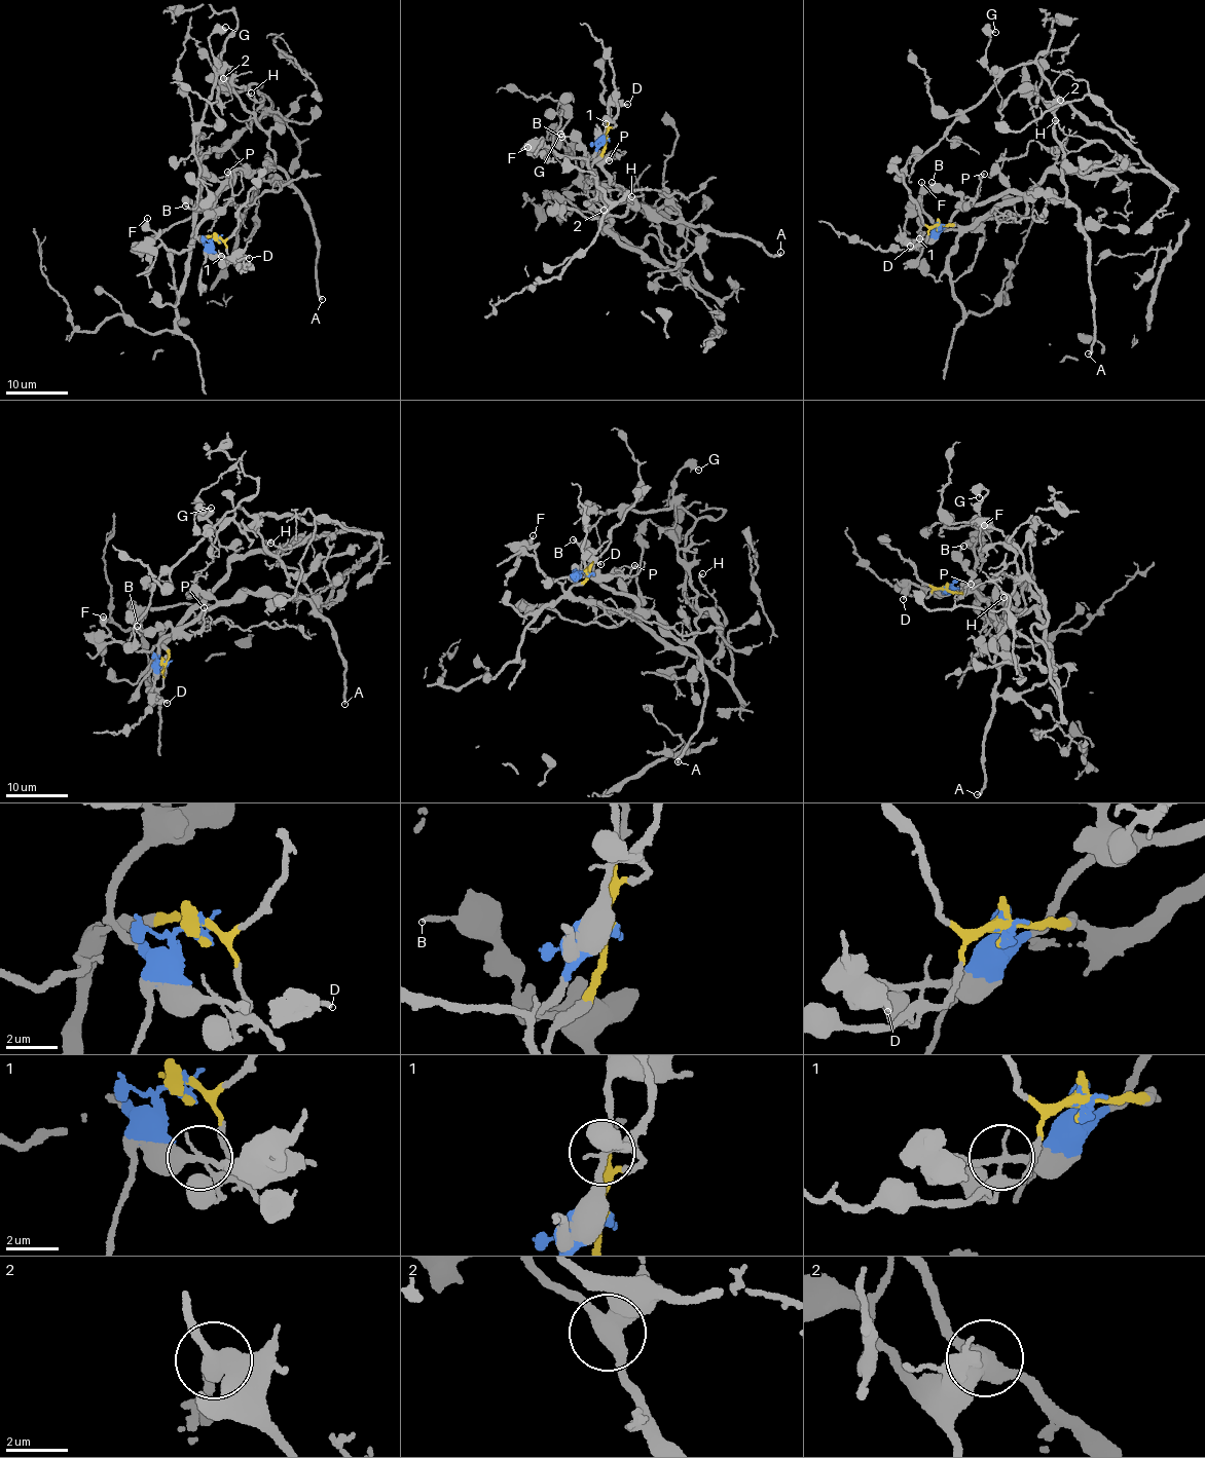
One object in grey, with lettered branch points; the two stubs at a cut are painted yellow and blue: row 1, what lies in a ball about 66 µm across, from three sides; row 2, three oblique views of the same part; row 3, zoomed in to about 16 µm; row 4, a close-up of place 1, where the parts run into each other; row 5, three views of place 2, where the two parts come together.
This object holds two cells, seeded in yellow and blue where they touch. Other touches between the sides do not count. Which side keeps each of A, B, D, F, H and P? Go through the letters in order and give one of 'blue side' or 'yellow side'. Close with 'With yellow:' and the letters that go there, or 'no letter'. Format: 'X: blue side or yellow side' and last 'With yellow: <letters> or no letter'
A: blue side
B: blue side
D: blue side
F: yellow side
H: yellow side
P: blue side
With yellow: F, H

